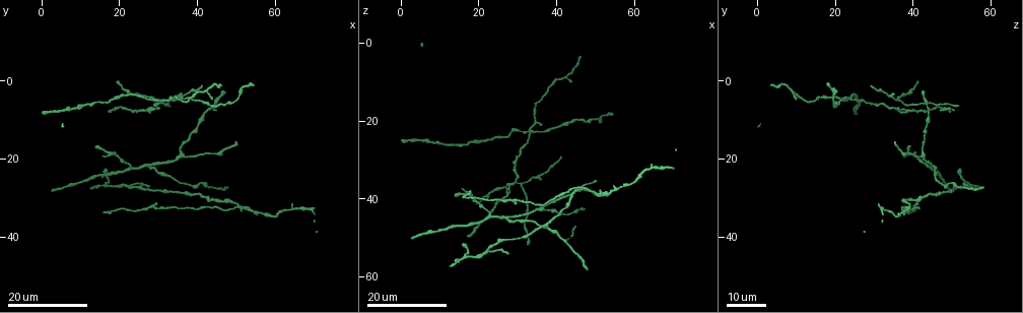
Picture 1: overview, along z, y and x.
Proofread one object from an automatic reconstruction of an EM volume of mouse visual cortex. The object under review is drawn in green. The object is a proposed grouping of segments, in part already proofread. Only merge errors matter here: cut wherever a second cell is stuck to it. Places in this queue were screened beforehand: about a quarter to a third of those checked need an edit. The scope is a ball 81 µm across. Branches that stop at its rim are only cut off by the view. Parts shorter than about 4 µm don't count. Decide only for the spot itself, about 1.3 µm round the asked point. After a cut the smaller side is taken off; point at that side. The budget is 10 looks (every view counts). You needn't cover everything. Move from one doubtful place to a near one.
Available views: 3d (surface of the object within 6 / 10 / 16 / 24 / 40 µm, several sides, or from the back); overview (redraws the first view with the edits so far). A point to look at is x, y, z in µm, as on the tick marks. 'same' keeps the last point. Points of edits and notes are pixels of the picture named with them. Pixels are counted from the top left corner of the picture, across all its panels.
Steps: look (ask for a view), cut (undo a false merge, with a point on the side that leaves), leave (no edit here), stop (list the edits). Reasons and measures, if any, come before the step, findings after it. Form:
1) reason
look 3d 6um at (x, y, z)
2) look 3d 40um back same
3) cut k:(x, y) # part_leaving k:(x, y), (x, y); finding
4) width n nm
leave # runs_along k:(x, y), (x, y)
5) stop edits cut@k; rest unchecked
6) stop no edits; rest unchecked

thick turns thin
look 3d 24um at (21.5, 4.0, 25.0)

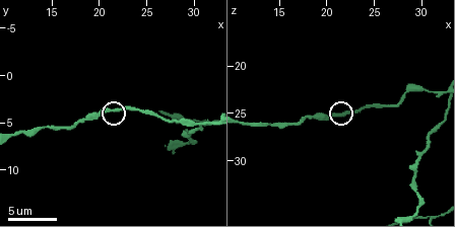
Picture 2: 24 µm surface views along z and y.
closer look
look 3d 10um at (20.8, 3.8, 25.0)

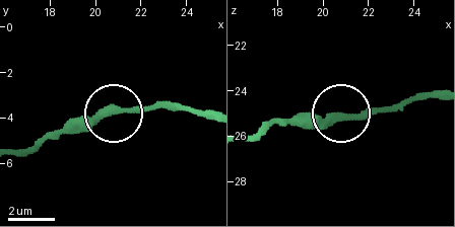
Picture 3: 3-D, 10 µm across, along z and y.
leave # runs_along 3:(205, 117), (146, 105), (77, 117), (56, 129); continuous, no second cell

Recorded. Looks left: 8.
four-way junction
look 3d 24um at (33.0, 5.0, 22.0)

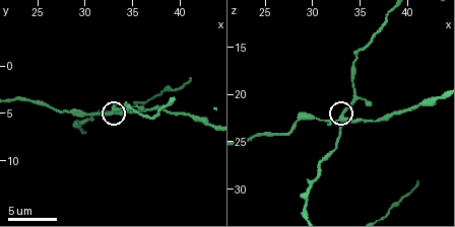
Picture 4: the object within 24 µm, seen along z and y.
look 3d 10um at (33.2, 5.0, 22.6)

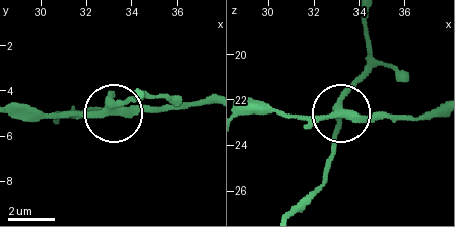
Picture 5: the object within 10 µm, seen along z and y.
width 300 nm
cut 5:(332, 145) # part_leaving 5:(337, 108), (337, 138), (323, 184), (302, 208); two cells meet here

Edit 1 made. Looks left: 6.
three arms meet
look 3d 24um at (27.5, 22.0, 45.0)

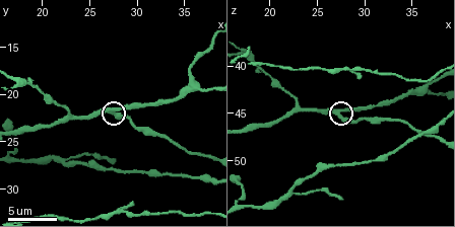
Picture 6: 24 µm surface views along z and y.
look 3d 6um at (27.4, 21.8, 45.0)

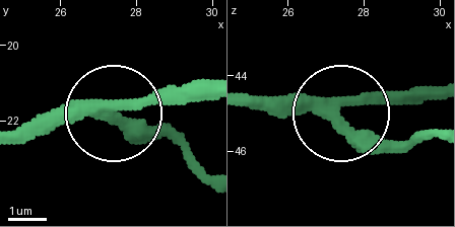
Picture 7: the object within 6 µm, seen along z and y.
arms 3
leave # one cell here

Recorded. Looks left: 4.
a fork
look 3d 24um at (38.0, 27.0, 47.5)

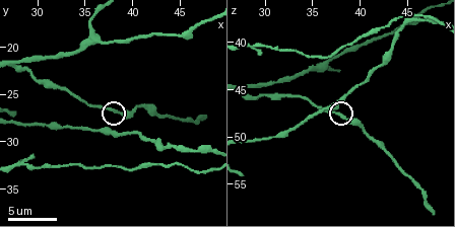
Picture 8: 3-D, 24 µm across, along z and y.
closer look
look 3d 10um at (38.0, 26.8, 48.0)

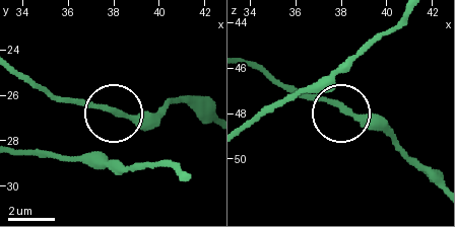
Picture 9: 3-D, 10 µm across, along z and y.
width 190 nm
leave # runs_along 9:(17, 69), (58, 96), (161, 118); one cell here

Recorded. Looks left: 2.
three-way junction
look 3d 16um at (22.2, 27.0, 53.4)

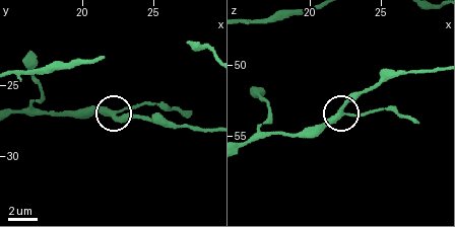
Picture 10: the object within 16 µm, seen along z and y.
arms 3
leave # runs_along 10:(209, 128), (158, 124), (116, 115), (146, 103); continuous, no second cell

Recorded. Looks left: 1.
stop edits cut@5; rest unchecked

